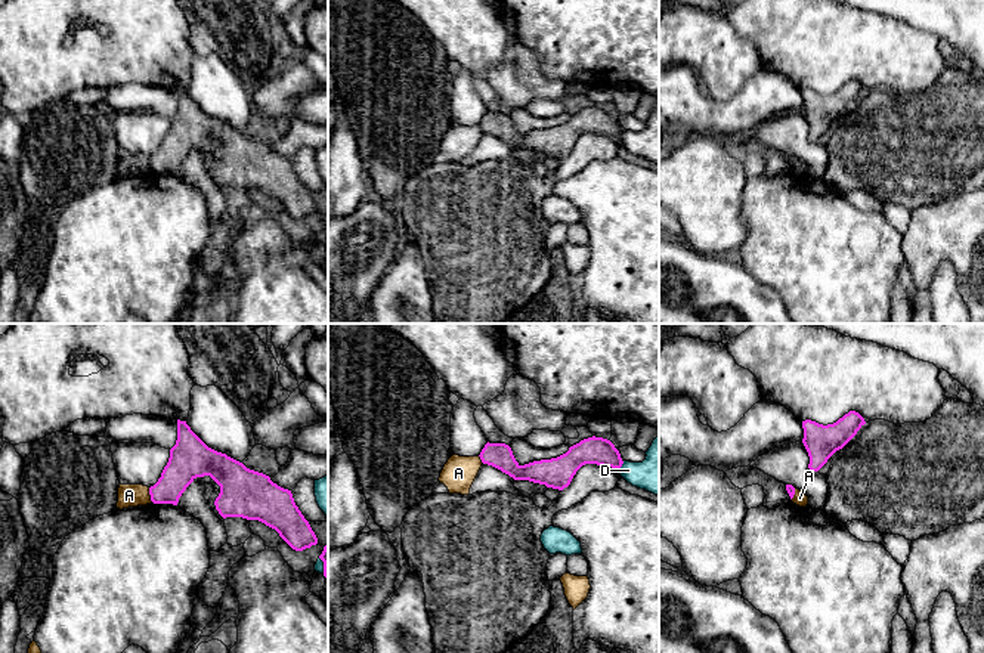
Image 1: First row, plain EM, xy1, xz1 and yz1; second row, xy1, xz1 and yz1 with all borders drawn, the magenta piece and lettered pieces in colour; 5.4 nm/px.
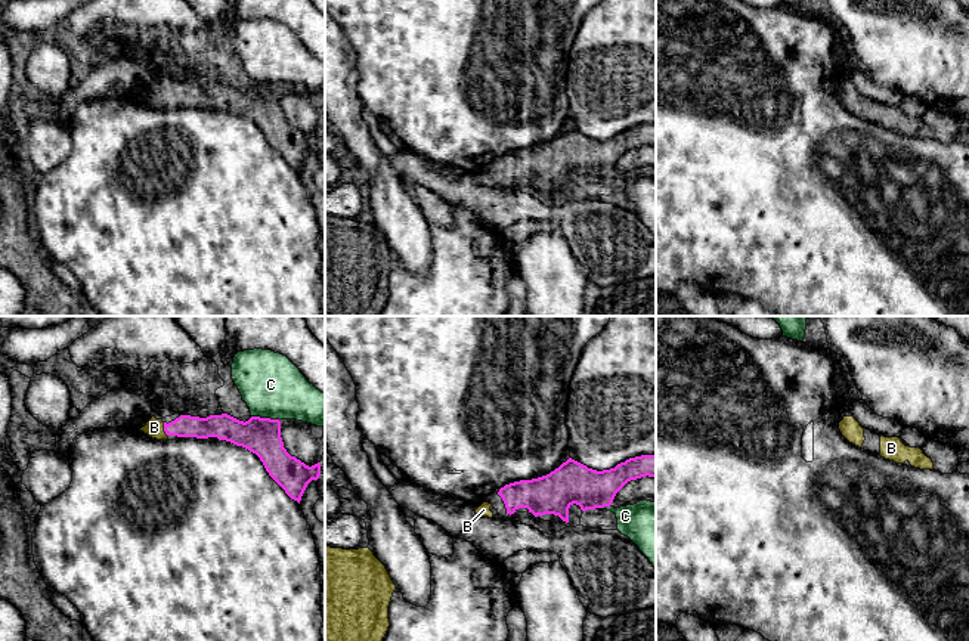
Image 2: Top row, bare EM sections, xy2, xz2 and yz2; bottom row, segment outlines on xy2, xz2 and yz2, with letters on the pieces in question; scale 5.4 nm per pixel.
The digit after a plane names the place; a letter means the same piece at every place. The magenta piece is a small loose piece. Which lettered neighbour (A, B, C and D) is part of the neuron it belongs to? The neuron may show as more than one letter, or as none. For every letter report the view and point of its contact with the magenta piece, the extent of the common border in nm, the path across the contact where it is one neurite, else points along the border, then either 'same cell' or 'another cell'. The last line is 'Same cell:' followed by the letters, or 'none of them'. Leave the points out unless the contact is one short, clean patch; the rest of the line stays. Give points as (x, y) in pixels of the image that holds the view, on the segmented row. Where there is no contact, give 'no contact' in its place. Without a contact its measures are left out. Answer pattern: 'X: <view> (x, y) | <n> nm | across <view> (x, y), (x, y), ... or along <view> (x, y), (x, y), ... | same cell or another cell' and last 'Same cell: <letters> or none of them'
A: xy1 (149, 494) | 80 nm | along xy1 (148, 488), (152, 501) | another cell
B: xy2 (164, 430) | 80 nm | across xy2 (185, 426), (164, 430), (154, 427) | same cell
C: xy2 (266, 418) | 160 nm | another cell
D: xz1 (622, 463) | 50 nm | another cell
Same cell: B

